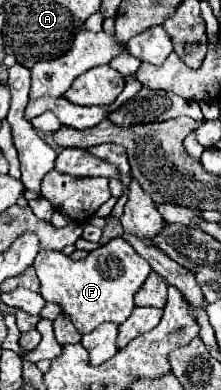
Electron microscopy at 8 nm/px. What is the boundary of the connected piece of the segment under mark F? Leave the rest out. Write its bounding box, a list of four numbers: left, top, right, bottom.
[33,237,151,333]

